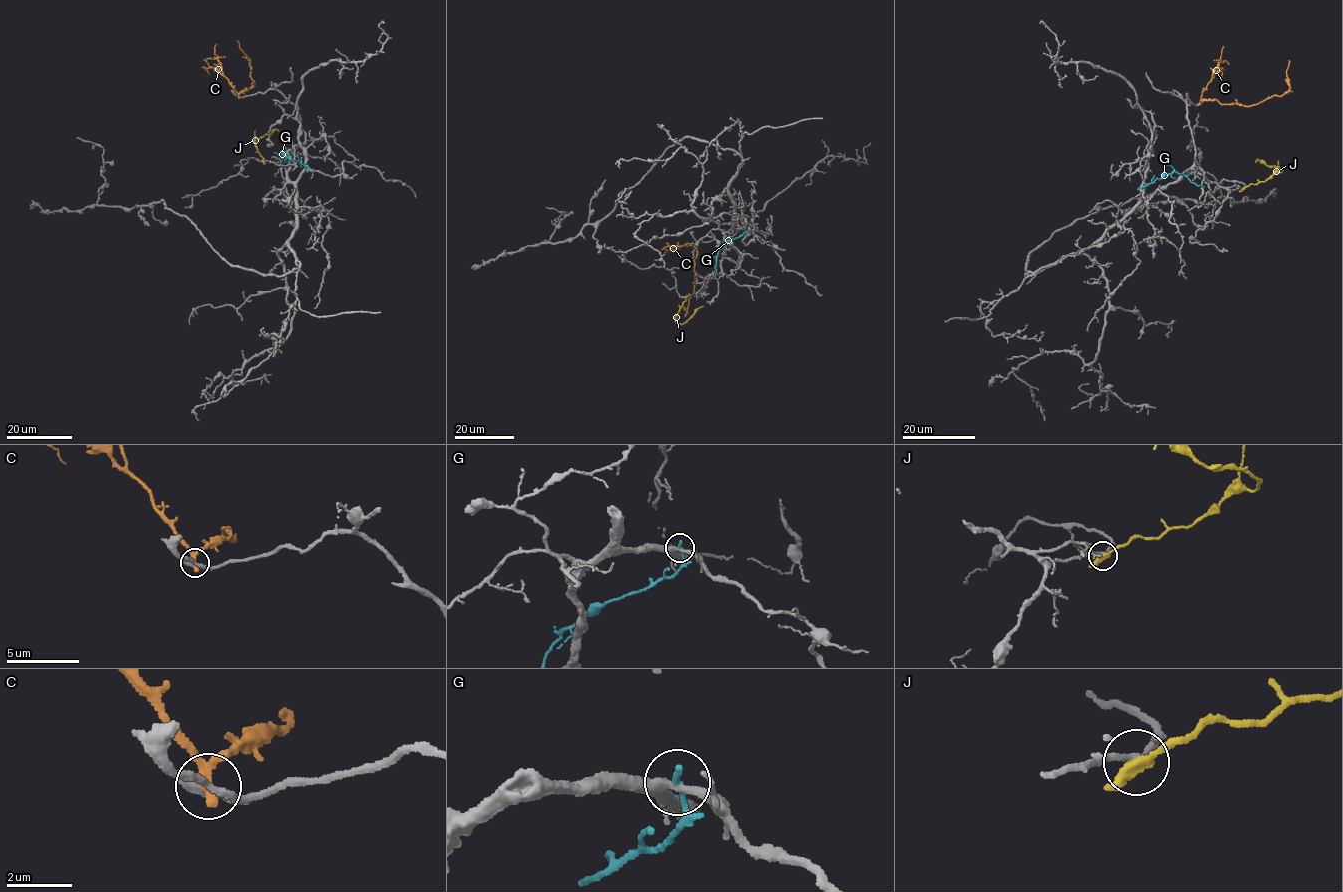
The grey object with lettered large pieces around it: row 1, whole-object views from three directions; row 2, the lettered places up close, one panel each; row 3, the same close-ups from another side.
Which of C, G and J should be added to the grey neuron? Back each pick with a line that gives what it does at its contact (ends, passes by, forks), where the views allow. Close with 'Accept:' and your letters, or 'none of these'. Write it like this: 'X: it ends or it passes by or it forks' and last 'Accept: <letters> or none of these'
Accept: none of these

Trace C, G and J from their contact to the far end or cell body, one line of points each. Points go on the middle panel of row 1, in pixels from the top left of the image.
C: (692, 244), (696, 252), (694, 291), (689, 299), (688, 313), (681, 306)
G: (746, 228), (744, 234), (722, 246), (717, 256), (716, 273)
J: (686, 297), (675, 317), (679, 324), (684, 323), (703, 306)

